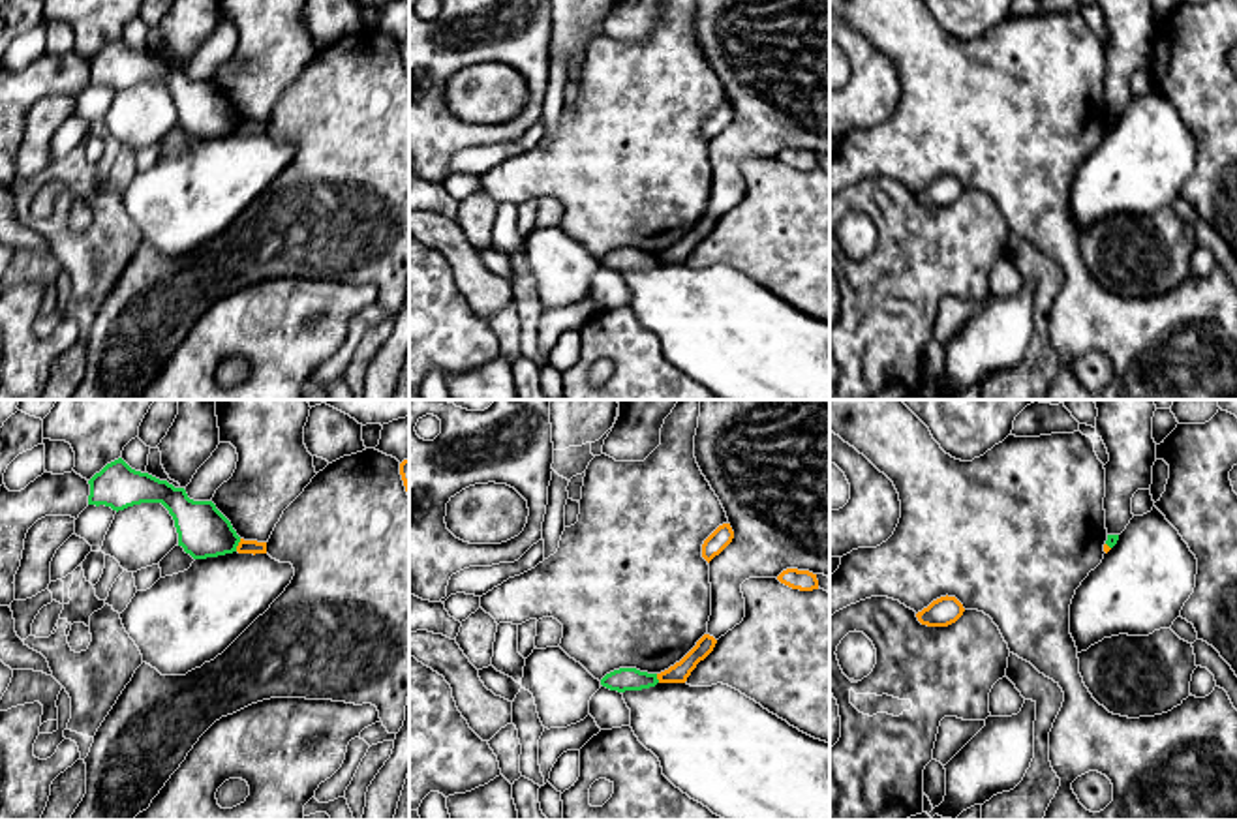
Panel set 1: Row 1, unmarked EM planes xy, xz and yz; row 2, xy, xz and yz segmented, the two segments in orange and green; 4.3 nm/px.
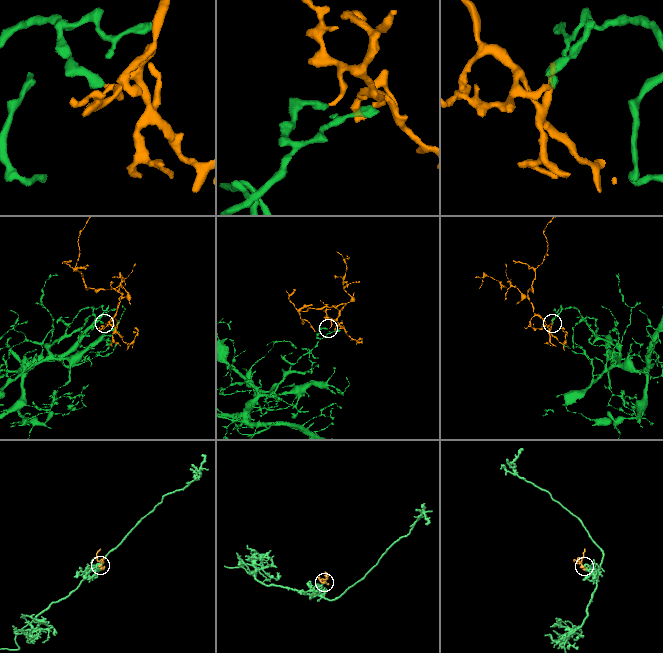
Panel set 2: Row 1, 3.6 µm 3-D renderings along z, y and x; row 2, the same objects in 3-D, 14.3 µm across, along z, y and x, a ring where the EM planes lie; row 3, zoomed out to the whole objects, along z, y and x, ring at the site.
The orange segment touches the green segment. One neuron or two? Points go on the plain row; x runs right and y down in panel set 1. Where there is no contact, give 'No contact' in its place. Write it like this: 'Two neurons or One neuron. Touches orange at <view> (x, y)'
Two neurons. Touches orange at xy (239, 124)

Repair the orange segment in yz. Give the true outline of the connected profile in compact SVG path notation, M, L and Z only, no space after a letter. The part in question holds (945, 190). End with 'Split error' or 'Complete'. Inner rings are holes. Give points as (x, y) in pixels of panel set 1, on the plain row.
M940 176L916 193L918 201L927 206L948 206L963 195L965 188L955 176Z. Complete

